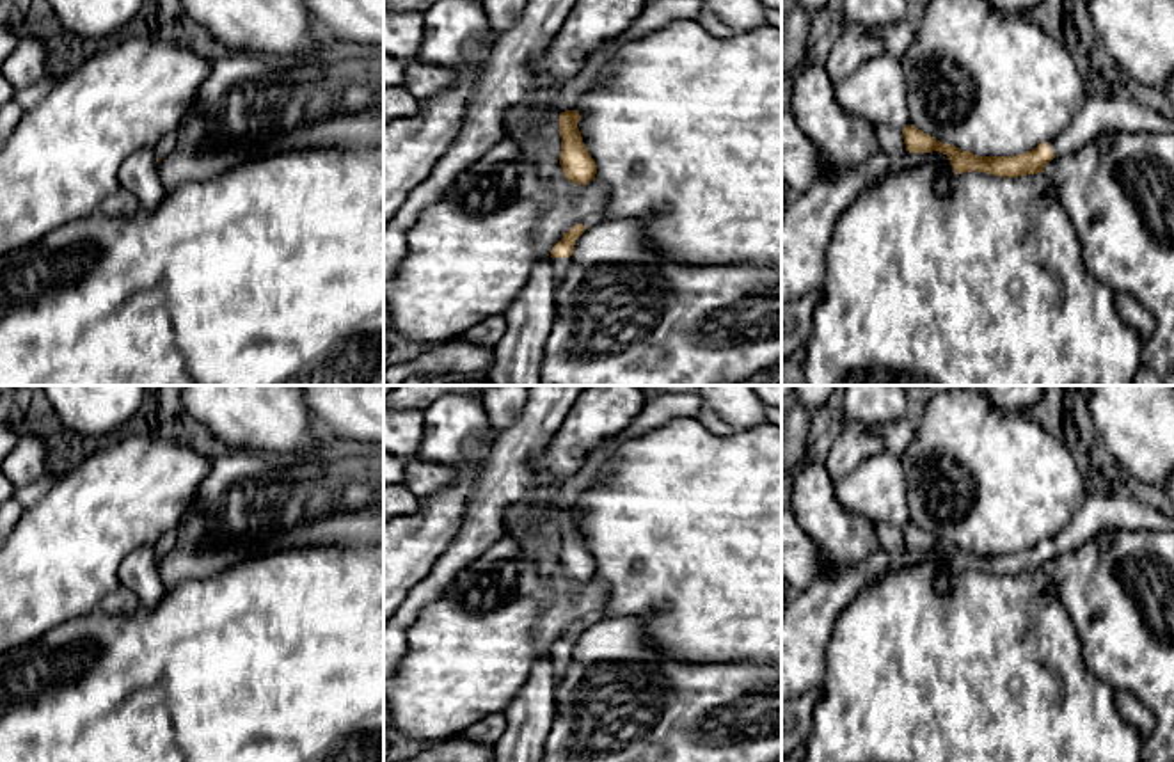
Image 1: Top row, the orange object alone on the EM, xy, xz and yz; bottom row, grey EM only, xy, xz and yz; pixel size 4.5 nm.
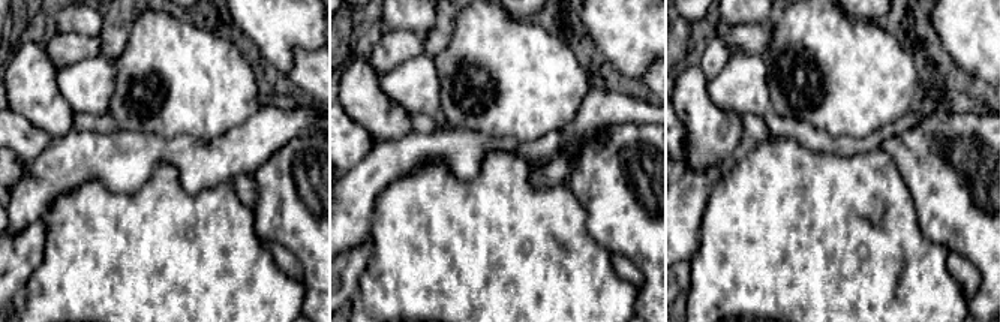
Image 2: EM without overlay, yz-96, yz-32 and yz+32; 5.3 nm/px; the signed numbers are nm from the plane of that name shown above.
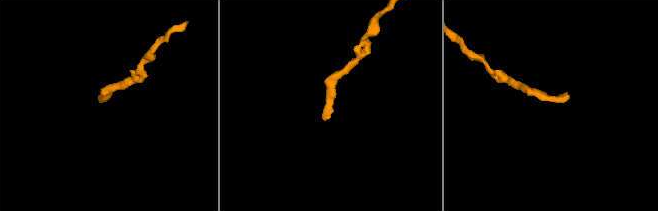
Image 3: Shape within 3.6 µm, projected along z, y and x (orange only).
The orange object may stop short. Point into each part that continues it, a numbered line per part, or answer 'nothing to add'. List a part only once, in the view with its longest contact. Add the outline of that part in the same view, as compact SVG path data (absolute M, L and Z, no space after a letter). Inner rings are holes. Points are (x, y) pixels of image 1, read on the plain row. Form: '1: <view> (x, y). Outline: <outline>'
1: xz (560, 663). Outline: M554 655L551 659L551 663L552 663L552 668L554 668L556 687L558 687L561 684L563 677L565 677L567 666L570 663L570 655Z

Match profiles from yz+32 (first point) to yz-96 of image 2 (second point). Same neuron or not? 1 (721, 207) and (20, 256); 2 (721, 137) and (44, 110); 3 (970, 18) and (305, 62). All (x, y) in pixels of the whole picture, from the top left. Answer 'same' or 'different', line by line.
1: different
2: same
3: different

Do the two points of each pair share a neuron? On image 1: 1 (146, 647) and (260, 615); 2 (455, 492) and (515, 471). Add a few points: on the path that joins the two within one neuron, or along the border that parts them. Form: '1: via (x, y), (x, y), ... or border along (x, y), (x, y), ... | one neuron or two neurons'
1: via (174, 647), (228, 647), (231, 643) | one neuron
2: border along (489, 448), (459, 526) | two neurons

